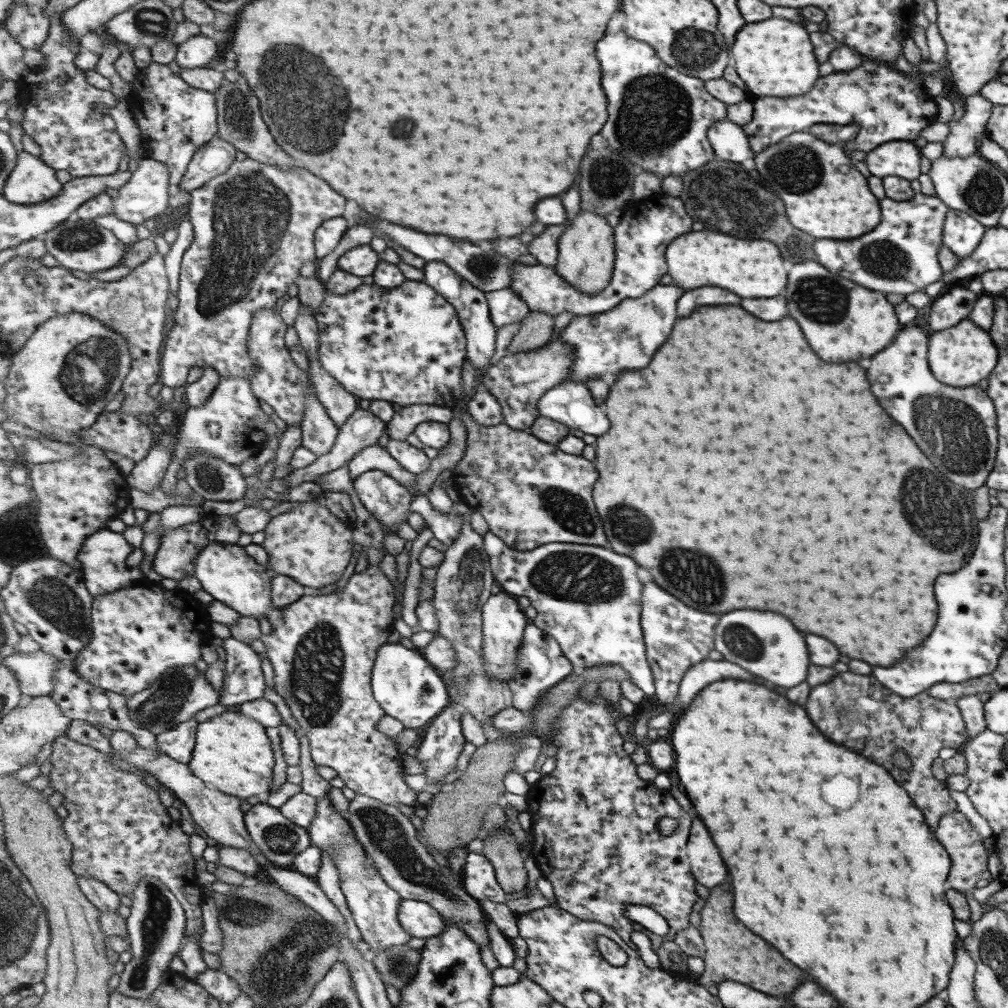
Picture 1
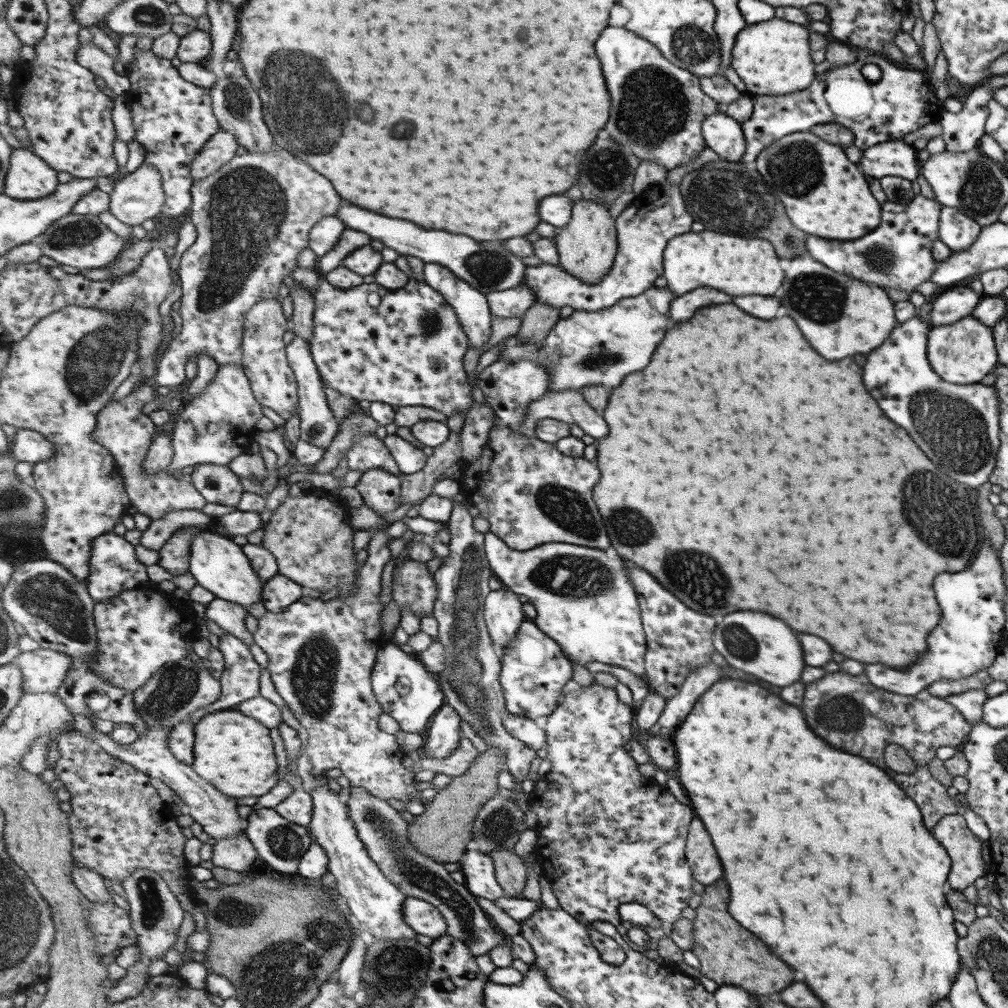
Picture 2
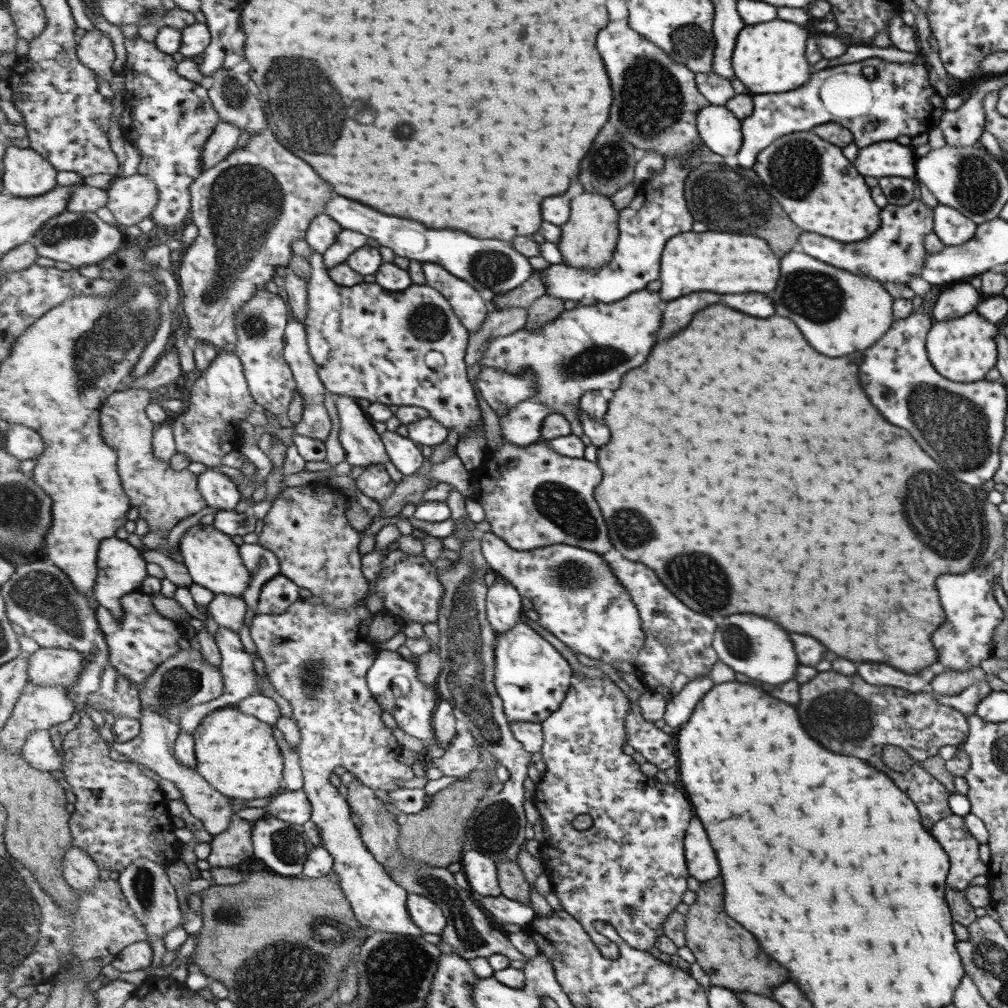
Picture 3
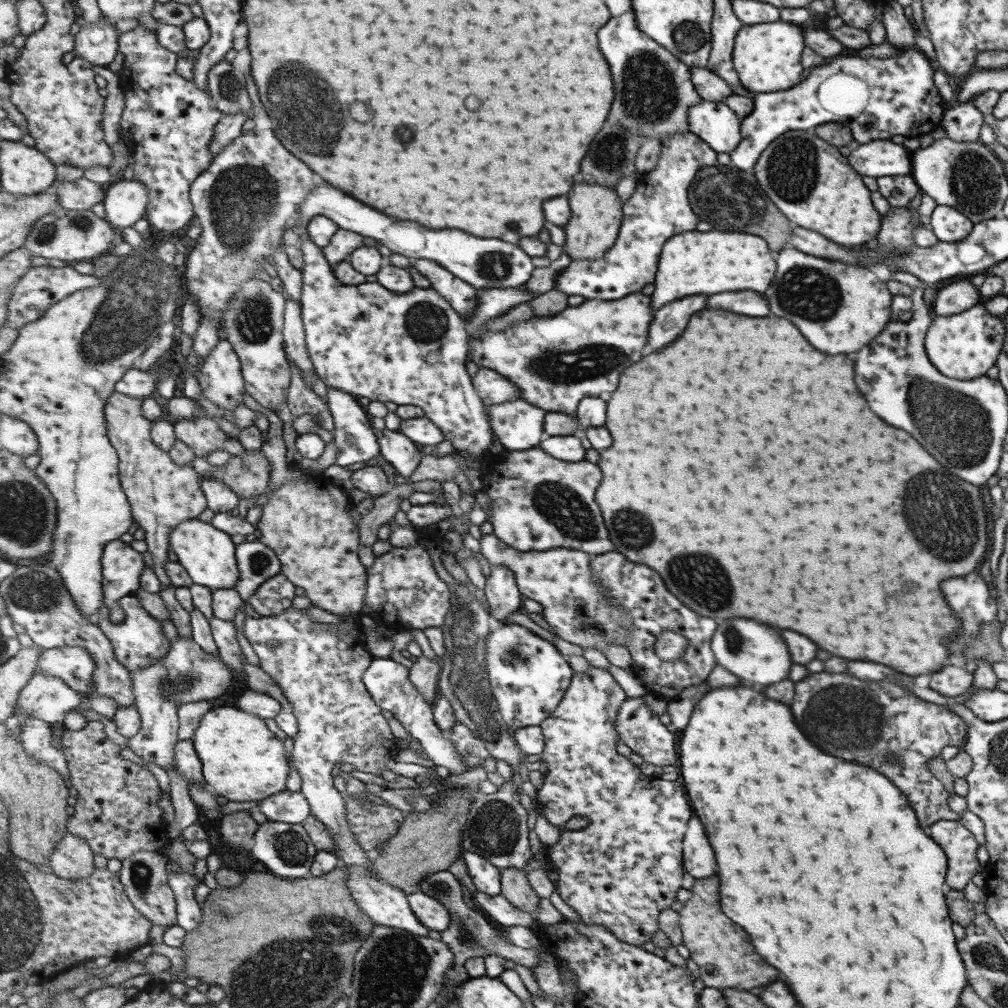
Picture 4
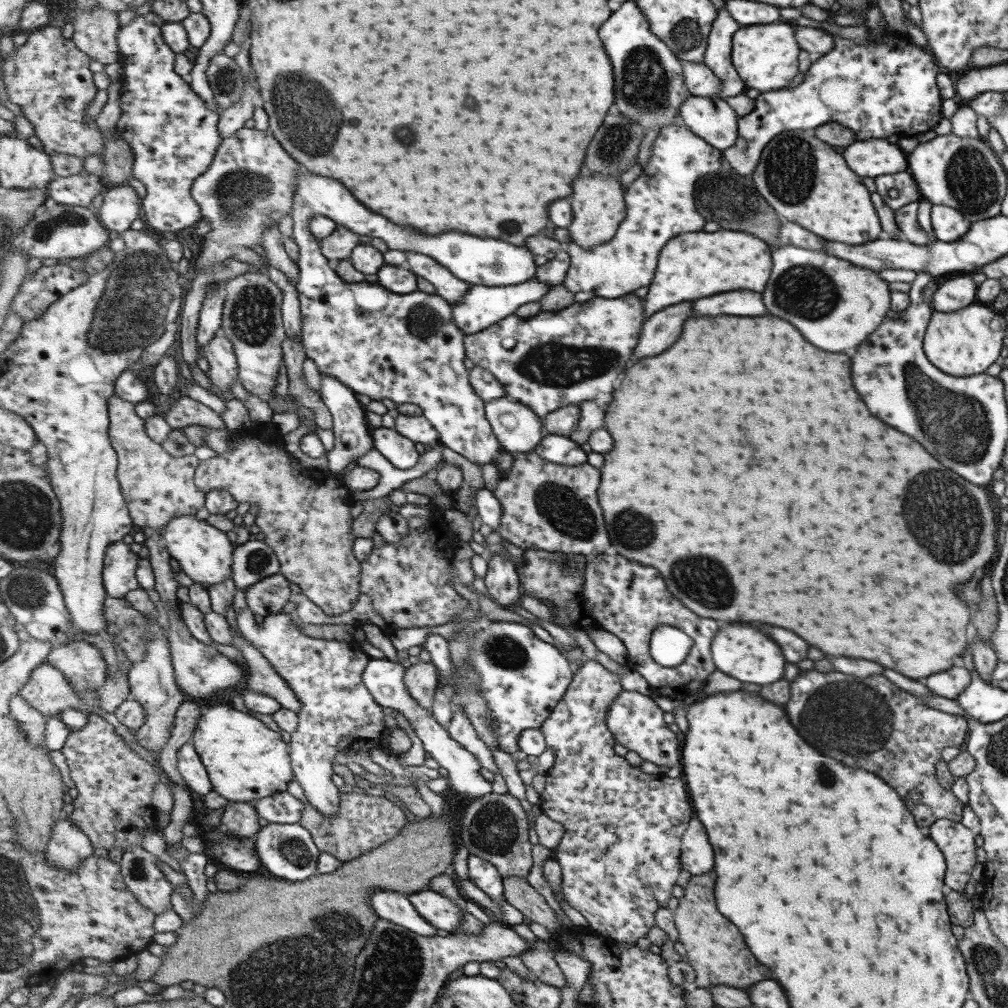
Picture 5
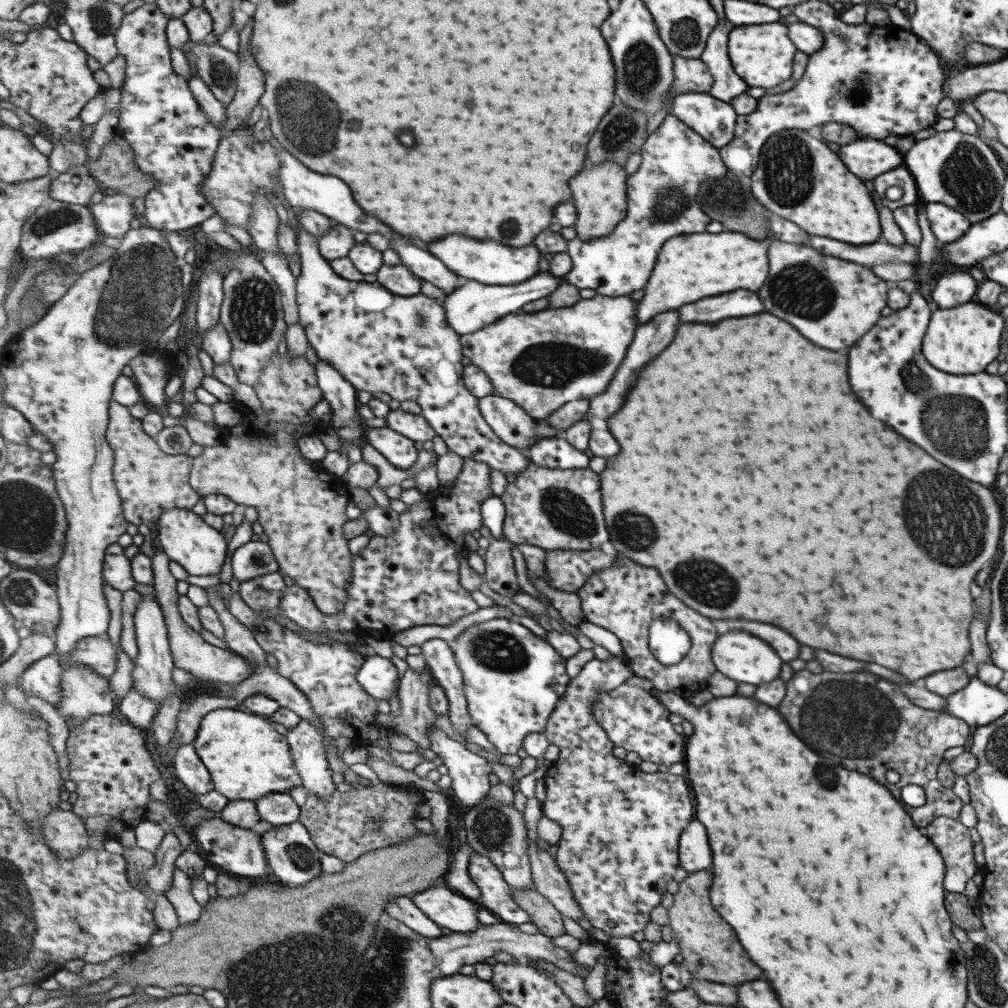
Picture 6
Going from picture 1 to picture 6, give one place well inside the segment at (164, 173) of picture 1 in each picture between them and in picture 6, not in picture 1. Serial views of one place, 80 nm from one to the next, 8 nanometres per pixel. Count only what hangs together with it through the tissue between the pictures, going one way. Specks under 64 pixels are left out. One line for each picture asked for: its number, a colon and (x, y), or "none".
2: (140, 196)
3: (131, 199)
4: (126, 202)
5: (121, 207)
6: (113, 216)

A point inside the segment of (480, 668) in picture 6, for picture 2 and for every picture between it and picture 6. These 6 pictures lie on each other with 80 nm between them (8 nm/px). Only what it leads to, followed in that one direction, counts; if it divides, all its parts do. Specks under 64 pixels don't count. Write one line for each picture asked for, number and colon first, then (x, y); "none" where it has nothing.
2: (535, 675)
3: (532, 677)
4: (529, 676)
5: (524, 678)

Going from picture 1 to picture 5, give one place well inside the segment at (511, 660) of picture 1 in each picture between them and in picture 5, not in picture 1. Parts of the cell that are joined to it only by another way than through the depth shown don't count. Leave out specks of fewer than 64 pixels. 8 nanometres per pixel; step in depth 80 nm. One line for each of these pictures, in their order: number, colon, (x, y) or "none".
2: (504, 615)
3: (503, 605)
4: (503, 594)
5: (502, 580)

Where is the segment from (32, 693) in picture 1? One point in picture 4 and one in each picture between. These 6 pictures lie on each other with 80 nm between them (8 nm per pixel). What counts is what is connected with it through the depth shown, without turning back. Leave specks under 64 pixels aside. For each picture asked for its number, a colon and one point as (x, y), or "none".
2: (44, 671)
3: (48, 666)
4: (74, 665)

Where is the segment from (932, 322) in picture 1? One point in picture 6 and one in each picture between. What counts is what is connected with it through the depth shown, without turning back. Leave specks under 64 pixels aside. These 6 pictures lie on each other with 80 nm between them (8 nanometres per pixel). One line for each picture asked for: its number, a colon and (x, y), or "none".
2: (949, 306)
3: (958, 300)
4: (959, 295)
5: (952, 293)
6: (955, 289)

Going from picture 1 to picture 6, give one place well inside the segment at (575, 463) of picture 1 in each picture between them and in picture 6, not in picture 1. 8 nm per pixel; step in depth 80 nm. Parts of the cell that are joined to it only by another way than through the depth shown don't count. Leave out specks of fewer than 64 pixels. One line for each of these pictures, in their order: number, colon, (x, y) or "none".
2: (532, 494)
3: (533, 497)
4: (538, 502)
5: (547, 506)
6: (553, 508)

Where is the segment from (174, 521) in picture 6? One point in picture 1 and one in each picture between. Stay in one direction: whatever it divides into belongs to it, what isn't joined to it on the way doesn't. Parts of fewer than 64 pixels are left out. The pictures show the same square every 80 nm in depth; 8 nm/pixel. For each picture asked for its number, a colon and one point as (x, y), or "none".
1: (227, 571)
2: (217, 563)
3: (214, 561)
4: (209, 554)
5: (205, 553)

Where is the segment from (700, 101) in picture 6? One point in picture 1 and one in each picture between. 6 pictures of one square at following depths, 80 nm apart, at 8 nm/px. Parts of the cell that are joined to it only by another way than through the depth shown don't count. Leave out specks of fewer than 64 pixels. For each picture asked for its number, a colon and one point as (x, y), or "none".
1: (729, 140)
2: (725, 136)
3: (722, 132)
4: (717, 123)
5: (715, 119)

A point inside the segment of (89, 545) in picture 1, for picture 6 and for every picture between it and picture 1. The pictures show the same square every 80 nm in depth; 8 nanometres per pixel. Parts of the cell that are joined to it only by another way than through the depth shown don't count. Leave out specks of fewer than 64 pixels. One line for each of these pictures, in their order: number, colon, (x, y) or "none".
2: (114, 567)
3: (122, 570)
4: (123, 566)
5: (121, 563)
6: (118, 574)

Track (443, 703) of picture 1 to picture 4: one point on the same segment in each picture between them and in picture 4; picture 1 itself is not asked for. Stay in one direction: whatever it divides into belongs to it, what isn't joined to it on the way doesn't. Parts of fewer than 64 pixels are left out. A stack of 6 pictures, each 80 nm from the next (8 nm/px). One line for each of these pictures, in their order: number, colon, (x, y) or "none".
2: (408, 693)
3: (395, 682)
4: (388, 682)

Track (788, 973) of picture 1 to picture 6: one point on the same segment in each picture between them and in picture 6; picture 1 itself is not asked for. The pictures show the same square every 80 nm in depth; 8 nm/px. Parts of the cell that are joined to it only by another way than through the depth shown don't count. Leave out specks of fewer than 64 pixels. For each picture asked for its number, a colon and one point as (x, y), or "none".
2: (730, 955)
3: (727, 953)
4: (720, 948)
5: (716, 948)
6: (711, 950)

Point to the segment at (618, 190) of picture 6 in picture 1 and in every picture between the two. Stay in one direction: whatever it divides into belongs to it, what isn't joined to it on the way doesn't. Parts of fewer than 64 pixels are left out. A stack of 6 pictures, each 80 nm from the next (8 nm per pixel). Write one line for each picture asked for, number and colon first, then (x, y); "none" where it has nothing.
1: (587, 250)
2: (588, 244)
3: (590, 237)
4: (597, 215)
5: (599, 204)

